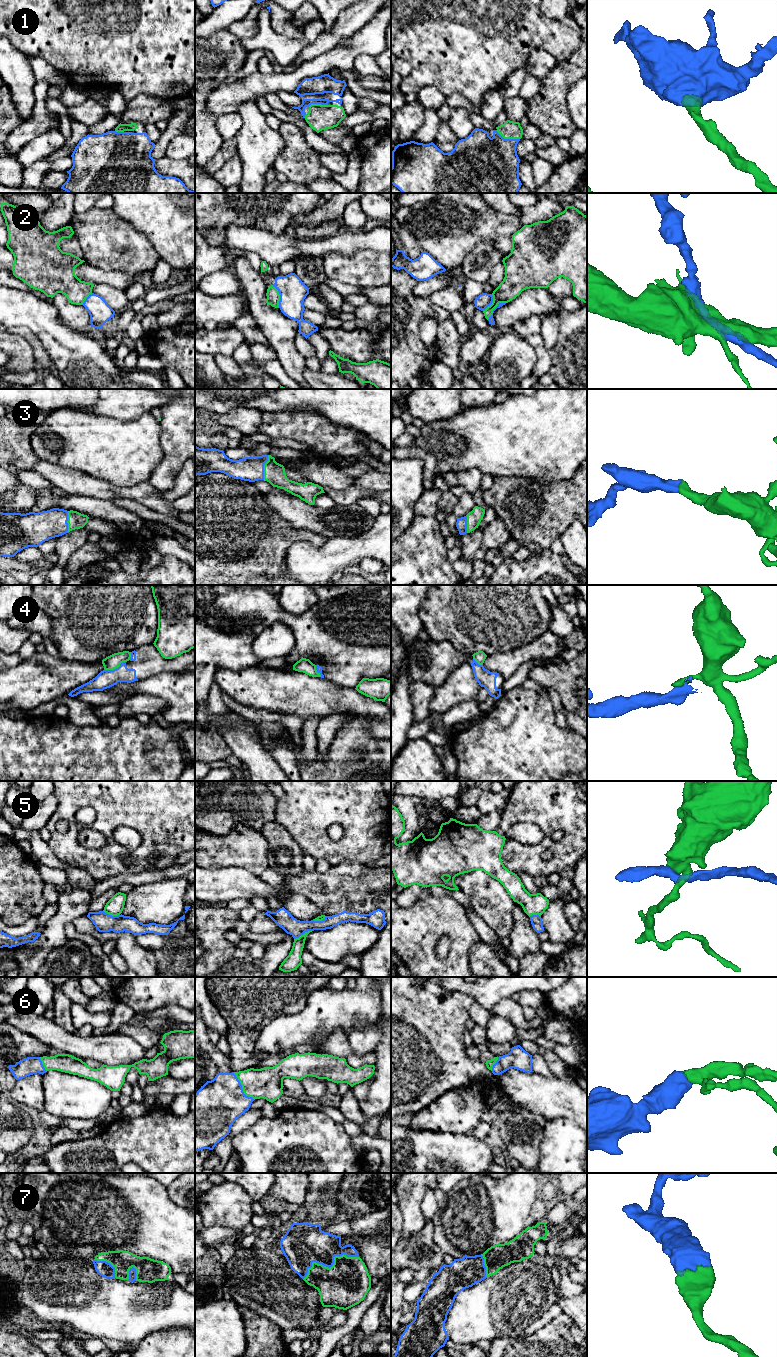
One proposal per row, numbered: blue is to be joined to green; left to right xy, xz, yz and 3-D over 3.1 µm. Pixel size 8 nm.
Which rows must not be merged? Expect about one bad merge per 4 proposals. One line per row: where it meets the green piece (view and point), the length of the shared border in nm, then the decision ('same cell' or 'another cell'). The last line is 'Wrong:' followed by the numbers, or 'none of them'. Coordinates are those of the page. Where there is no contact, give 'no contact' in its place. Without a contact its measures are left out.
1: contact yz (508, 138); length 200 nm; same cell
2: contact xz (279, 296); length 190 nm; another cell
3: contact xz (264, 467); length 200 nm; same cell
4: contact xy (114, 668); length 190 nm; another cell
5: contact xz (303, 934); length 160 nm; another cell
6: contact xz (242, 1088); length 280 nm; same cell
7: contact xz (330, 1267); length 480 nm; same cell
Wrong: 2, 4, 5

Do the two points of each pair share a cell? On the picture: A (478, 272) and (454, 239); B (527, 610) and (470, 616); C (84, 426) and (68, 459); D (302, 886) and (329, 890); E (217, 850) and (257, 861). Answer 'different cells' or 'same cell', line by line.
A: different cells
B: same cell
C: same cell
D: same cell
E: same cell

